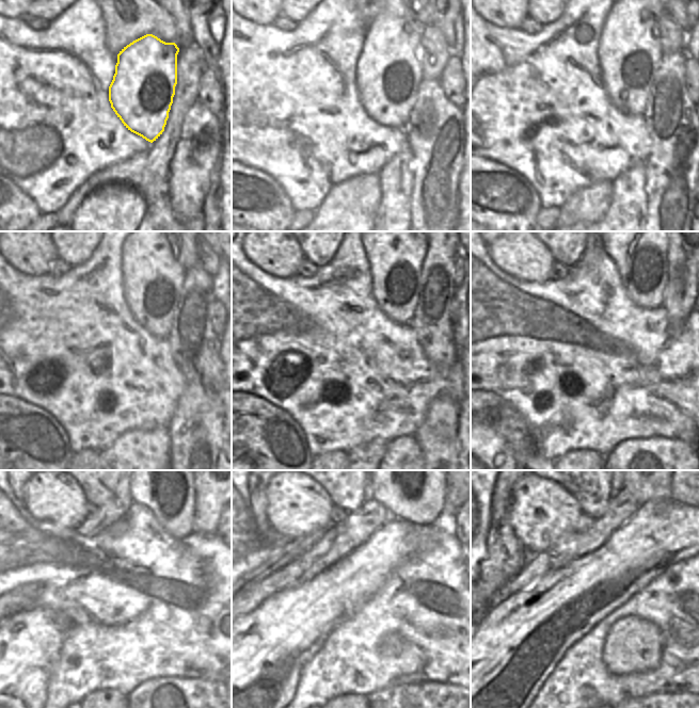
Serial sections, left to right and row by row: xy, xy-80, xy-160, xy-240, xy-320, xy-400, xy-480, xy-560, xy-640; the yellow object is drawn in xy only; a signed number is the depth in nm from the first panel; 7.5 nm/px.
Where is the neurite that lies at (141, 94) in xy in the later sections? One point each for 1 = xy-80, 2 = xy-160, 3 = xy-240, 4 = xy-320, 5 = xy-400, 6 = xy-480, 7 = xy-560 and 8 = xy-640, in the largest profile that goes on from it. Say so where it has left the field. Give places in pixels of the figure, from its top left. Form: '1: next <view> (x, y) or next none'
1: next xy-80 (387, 76)
2: next xy-160 (629, 51)
3: next xy-240 (153, 275)
4: next xy-320 (395, 253)
5: next xy-400 (640, 253)
6: next xy-480 (168, 492)
7: next xy-560 (415, 492)
8: next xy-640 (642, 492)

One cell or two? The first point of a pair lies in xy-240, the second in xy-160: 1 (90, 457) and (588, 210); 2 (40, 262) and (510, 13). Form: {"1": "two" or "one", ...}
{"1": "two", "2": "one"}

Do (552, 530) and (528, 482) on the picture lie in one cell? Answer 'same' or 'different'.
same

